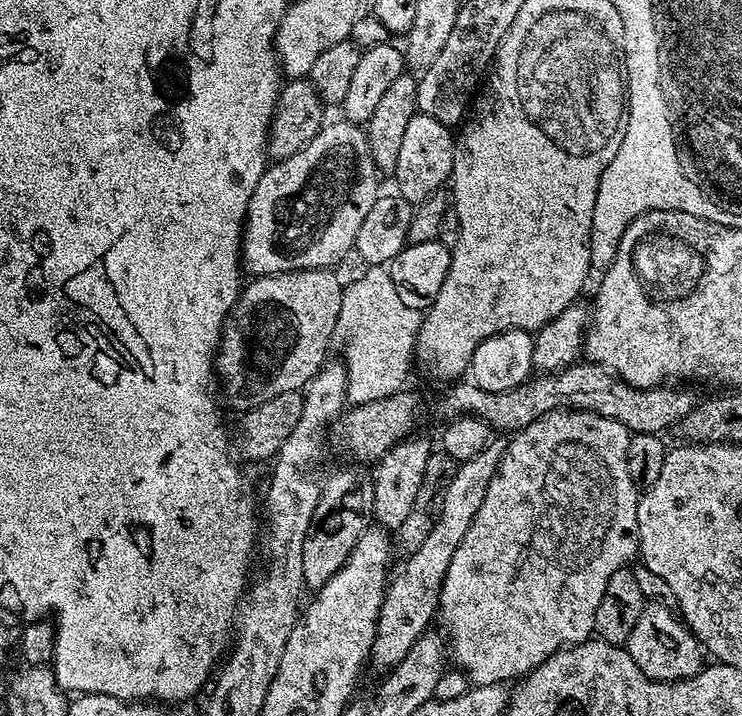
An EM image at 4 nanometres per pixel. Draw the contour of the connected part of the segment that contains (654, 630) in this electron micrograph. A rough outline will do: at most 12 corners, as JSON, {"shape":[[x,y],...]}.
{"shape":[[645,603],[626,645],[652,680],[705,667],[696,635],[669,605]]}

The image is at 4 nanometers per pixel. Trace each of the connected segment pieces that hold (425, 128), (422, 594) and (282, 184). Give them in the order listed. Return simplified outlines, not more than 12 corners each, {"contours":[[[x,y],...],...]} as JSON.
{"contours":[[[410,118],[395,191],[415,206],[449,183],[454,132]],[[505,451],[459,461],[426,542],[384,592],[371,667],[394,669],[440,587]],[[337,119],[265,167],[253,277],[335,269],[381,195],[361,125]]]}

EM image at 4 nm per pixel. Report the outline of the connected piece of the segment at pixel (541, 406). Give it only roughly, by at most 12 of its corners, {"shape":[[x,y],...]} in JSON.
{"shape":[[577,362],[505,392],[456,382],[441,421],[520,432],[561,410],[664,434],[698,402],[688,386],[635,388]]}

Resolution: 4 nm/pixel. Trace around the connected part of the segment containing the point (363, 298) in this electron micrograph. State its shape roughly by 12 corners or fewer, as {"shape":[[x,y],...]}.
{"shape":[[387,267],[344,287],[348,401],[405,387],[423,320]]}

